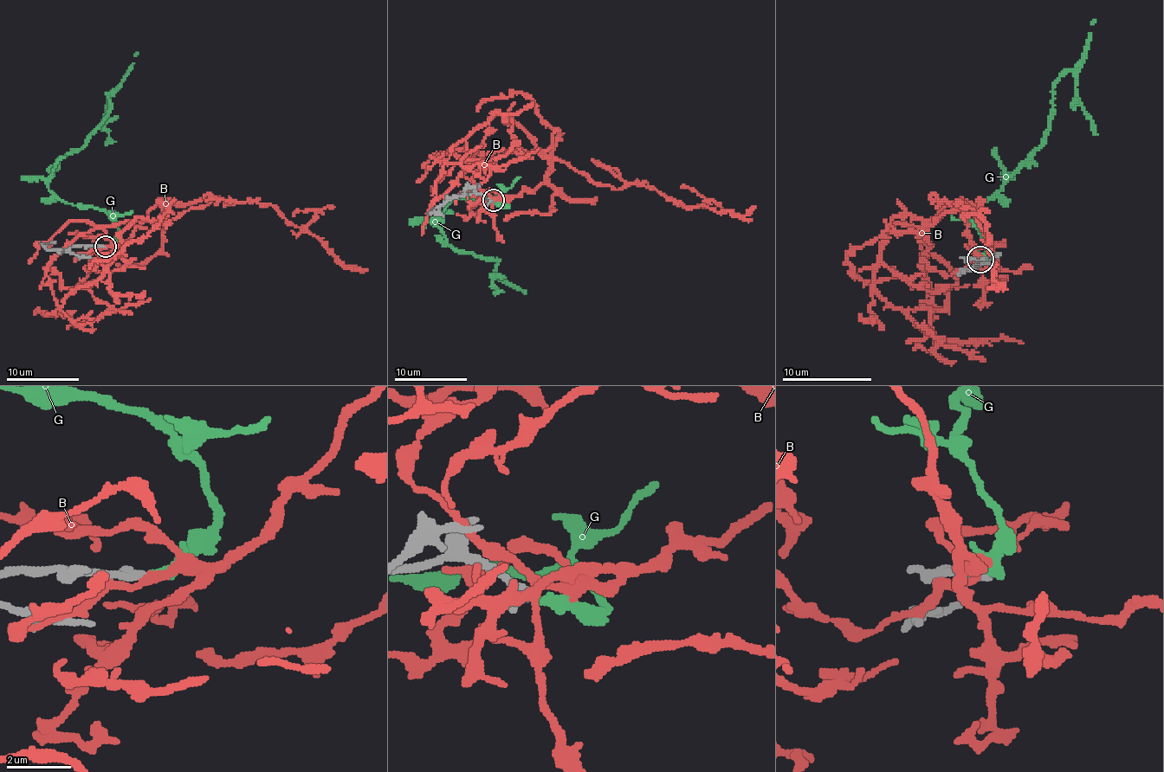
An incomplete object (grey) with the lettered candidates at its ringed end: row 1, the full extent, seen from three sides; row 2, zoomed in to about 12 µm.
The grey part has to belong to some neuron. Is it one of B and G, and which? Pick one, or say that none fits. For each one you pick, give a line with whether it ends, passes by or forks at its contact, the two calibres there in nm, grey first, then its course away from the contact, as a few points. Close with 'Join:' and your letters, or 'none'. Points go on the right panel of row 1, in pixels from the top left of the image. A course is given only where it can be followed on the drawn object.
Join: none

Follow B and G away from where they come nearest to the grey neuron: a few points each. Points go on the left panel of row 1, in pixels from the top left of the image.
B: (103, 247), (121, 245), (161, 205), (146, 221), (79, 234), (48, 266), (55, 303), (85, 325), (151, 298)
G: (105, 247), (119, 230), (112, 220), (67, 203), (48, 177), (85, 143), (108, 108), (106, 93), (106, 144)

